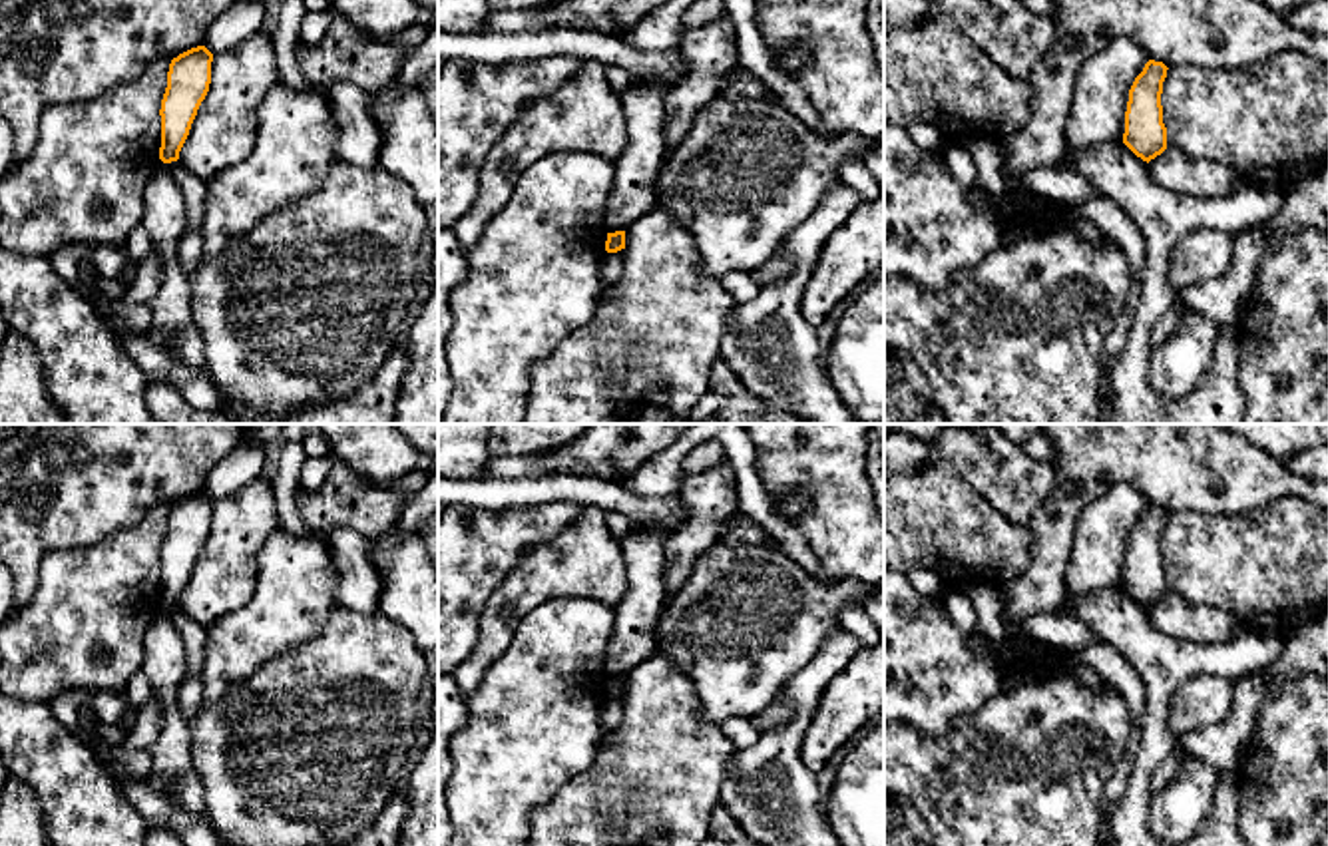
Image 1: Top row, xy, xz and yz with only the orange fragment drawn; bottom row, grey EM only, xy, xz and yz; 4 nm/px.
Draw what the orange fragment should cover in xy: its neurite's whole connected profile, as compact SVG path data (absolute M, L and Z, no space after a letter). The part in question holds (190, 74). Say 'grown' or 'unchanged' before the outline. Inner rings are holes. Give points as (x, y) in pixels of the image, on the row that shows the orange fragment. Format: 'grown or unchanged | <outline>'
unchanged | M205 46L191 48L171 60L161 100L159 159L171 163L189 135L191 123L211 84L213 54Z

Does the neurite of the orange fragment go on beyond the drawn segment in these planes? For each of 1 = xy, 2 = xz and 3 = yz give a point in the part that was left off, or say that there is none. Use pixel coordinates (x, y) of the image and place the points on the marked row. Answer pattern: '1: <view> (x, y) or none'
1: none
2: none
3: none

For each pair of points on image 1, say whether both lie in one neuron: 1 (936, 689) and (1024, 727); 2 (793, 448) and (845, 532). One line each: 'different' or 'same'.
1: different
2: same

